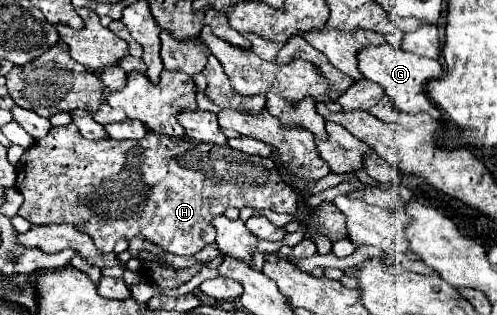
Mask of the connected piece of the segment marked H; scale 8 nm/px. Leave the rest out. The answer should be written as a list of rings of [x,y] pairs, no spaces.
[[[74,124],[68,126],[54,126],[50,130],[50,134],[46,134],[46,138],[38,140],[36,144],[32,144],[20,158],[18,166],[16,166],[18,178],[16,178],[16,188],[20,190],[20,194],[24,196],[24,204],[18,210],[20,216],[24,216],[26,220],[30,220],[32,224],[72,224],[78,230],[90,234],[94,238],[94,244],[98,244],[98,250],[102,252],[112,252],[116,242],[120,238],[124,240],[132,240],[136,236],[146,238],[150,242],[154,242],[156,246],[160,246],[162,250],[170,252],[170,254],[178,254],[178,256],[194,256],[198,252],[202,252],[202,248],[210,246],[216,242],[216,230],[212,226],[212,220],[216,216],[222,216],[226,208],[252,208],[252,210],[276,210],[276,212],[286,212],[286,214],[294,214],[298,210],[300,204],[300,196],[298,192],[284,182],[280,168],[274,164],[272,158],[260,158],[260,156],[250,156],[250,154],[242,154],[238,150],[232,150],[230,146],[214,146],[214,144],[202,144],[202,142],[188,142],[188,140],[174,140],[174,138],[166,138],[154,132],[148,132],[142,140],[114,140],[114,138],[104,138],[104,140],[86,140],[78,128]]]

